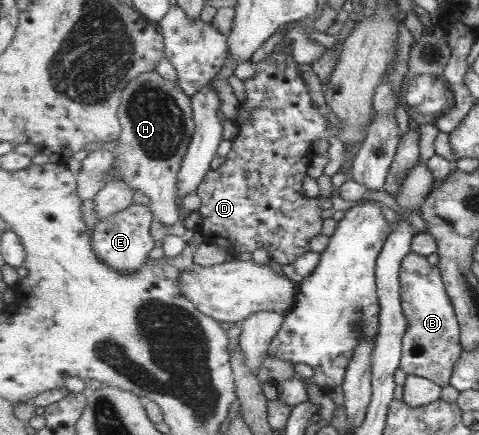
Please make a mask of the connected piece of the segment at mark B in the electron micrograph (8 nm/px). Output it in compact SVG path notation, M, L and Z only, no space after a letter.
M411 252L400 269L401 300L409 328L403 338L401 369L409 375L420 375L443 388L450 386L454 368L462 358L461 324L453 300L446 291L440 267L432 266L425 256Z

